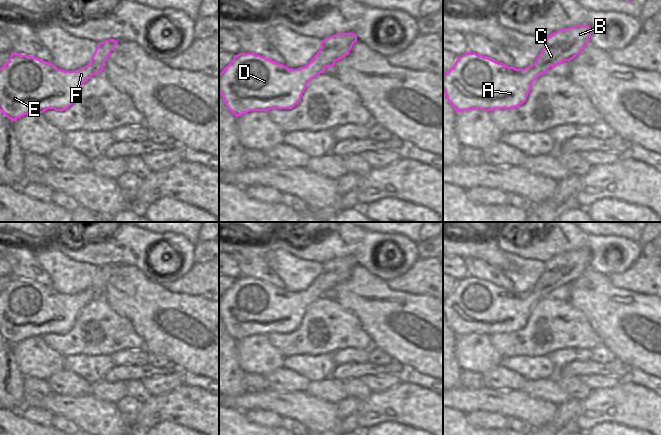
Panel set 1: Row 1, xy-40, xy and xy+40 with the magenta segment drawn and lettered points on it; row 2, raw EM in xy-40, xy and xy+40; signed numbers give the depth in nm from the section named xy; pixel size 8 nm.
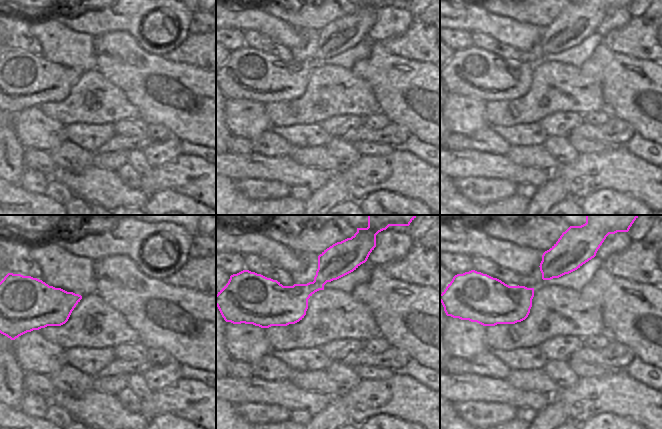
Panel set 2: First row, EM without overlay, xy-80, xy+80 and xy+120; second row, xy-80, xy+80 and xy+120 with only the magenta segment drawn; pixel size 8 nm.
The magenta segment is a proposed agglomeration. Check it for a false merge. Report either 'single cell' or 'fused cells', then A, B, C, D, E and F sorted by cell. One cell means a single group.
single cell; A B C D E F

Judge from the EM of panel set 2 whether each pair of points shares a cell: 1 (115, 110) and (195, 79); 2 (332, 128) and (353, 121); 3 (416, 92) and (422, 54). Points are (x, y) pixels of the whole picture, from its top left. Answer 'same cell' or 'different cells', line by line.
1: different cells
2: same cell
3: different cells

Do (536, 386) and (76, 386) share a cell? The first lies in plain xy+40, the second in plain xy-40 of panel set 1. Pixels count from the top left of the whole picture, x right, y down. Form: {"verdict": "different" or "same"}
{"verdict": "different"}

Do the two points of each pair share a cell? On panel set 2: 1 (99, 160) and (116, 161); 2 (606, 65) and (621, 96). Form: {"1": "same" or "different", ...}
{"1": "same", "2": "same"}

